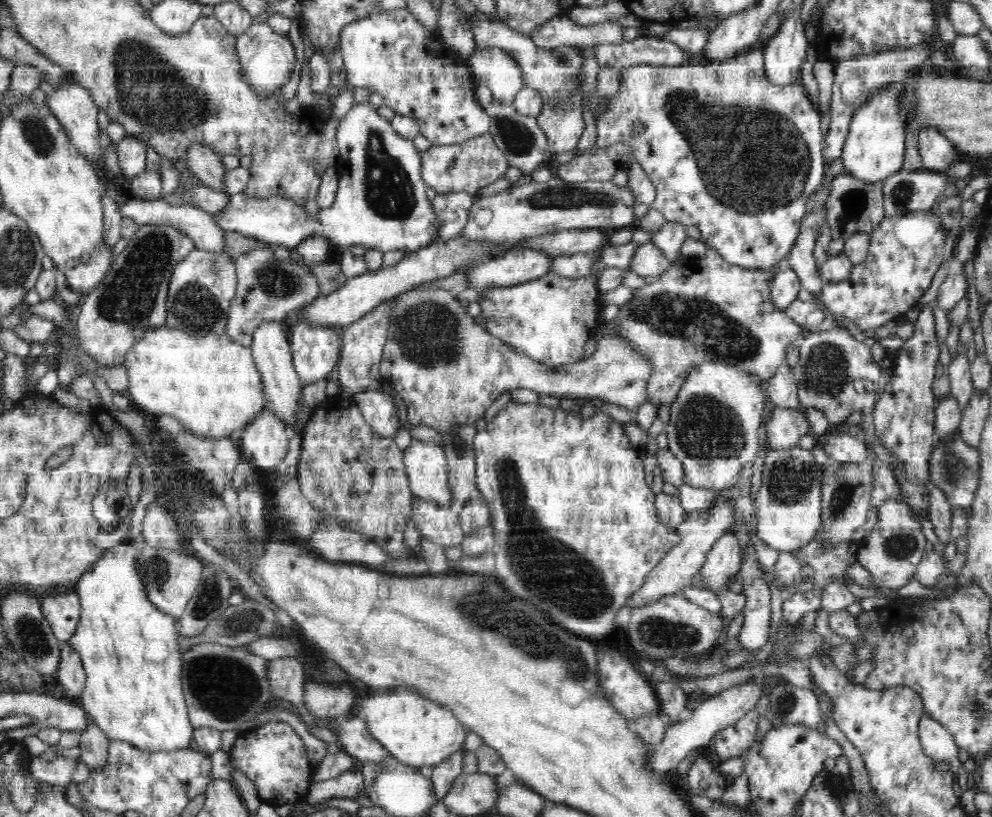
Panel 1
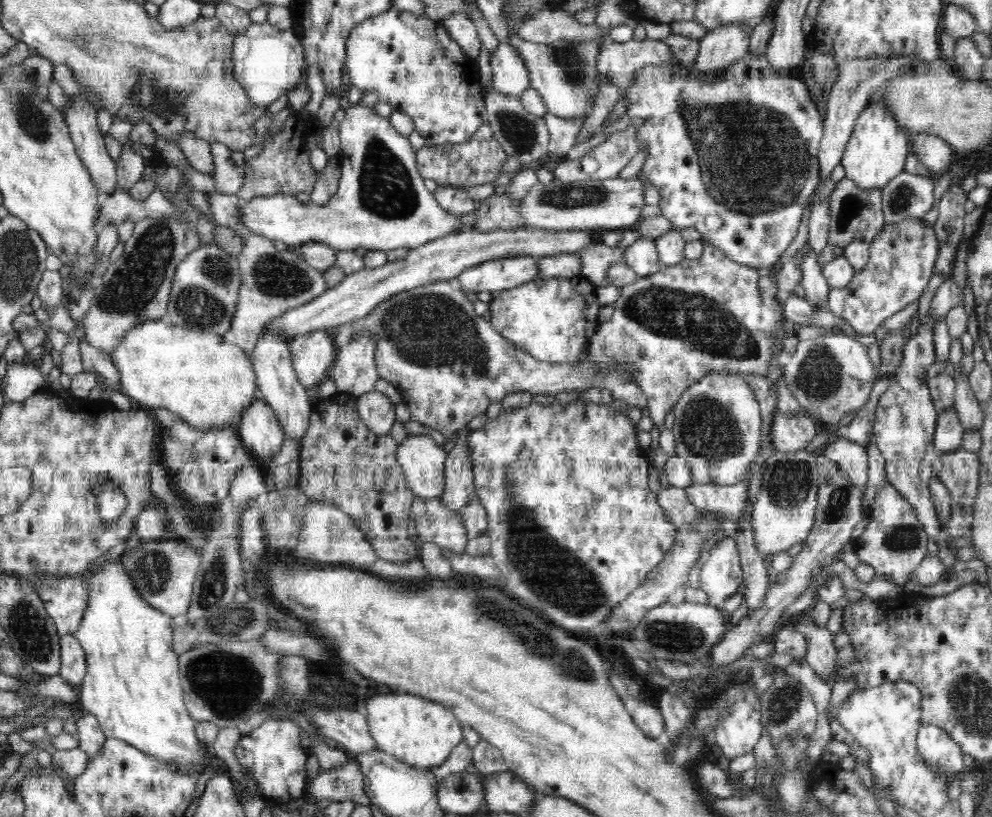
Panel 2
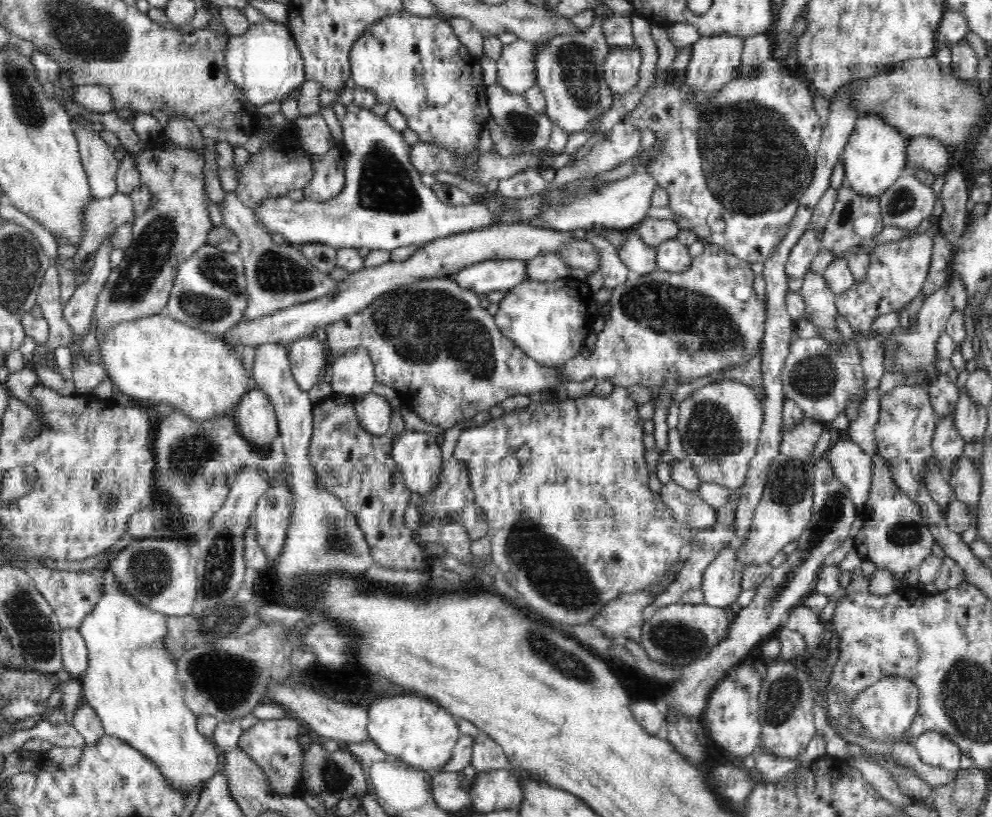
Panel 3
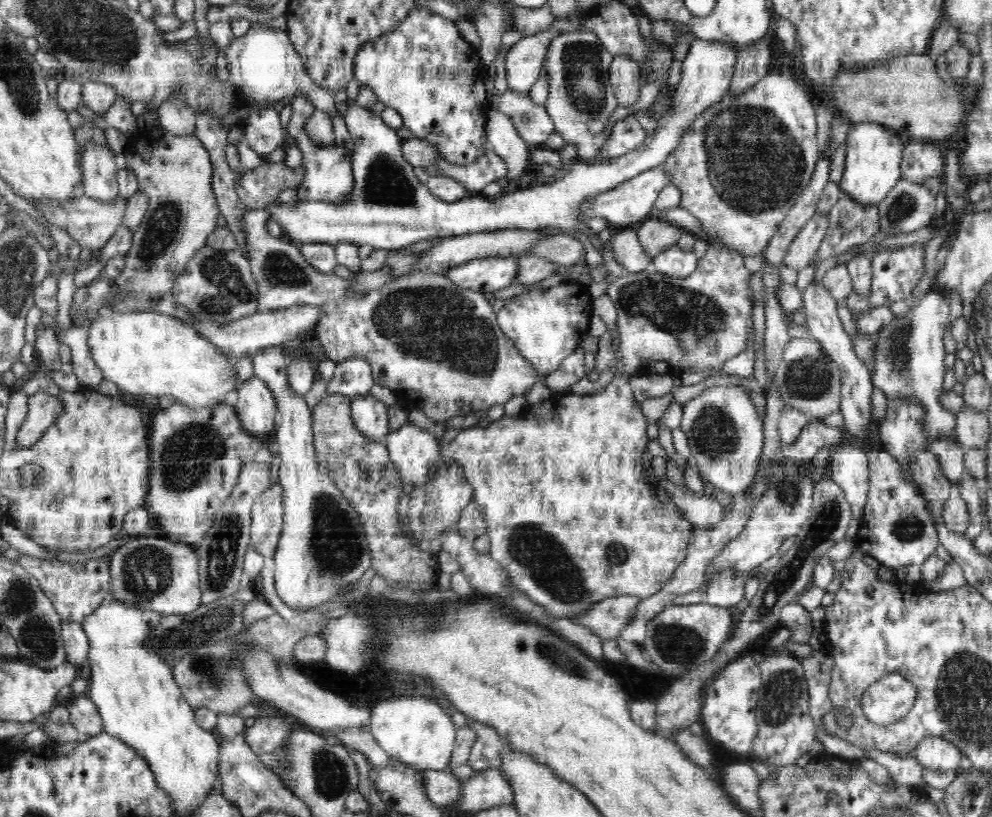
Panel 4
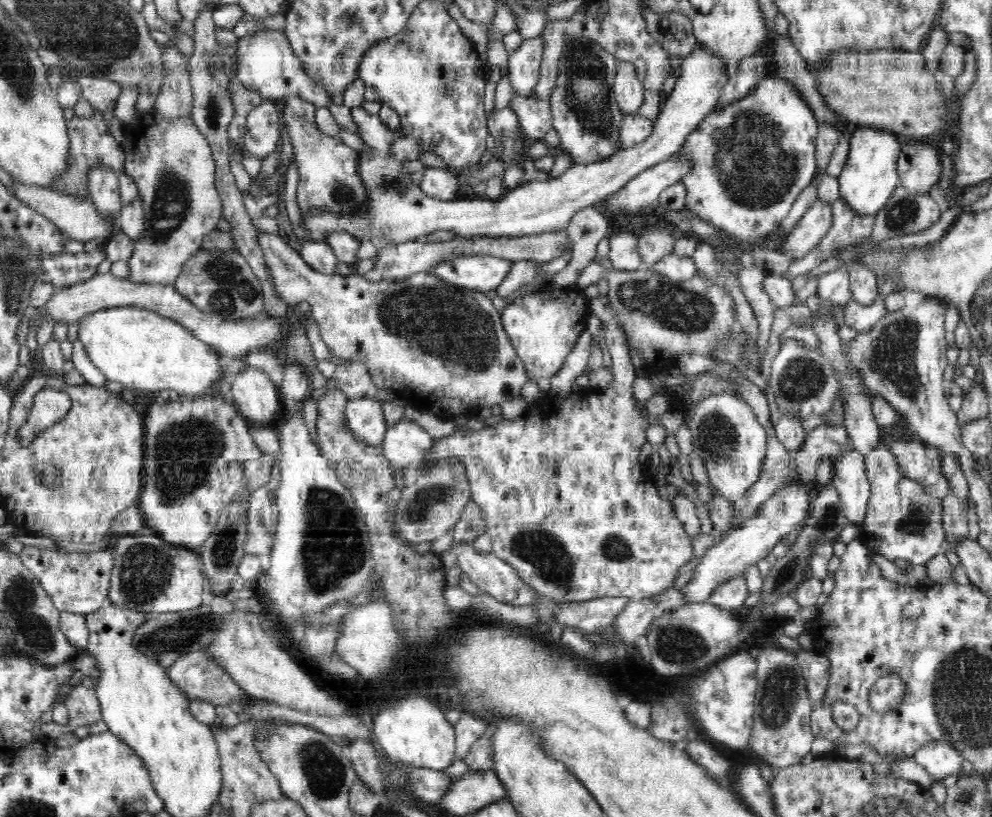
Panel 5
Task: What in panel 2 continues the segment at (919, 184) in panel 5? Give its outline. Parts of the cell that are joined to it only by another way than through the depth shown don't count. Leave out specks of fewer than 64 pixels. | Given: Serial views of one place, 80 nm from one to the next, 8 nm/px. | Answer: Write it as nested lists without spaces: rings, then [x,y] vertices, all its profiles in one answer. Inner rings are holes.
[[[918,133],[910,136],[913,148],[920,162],[927,167],[933,175],[940,175],[952,166],[953,148],[939,136]]]

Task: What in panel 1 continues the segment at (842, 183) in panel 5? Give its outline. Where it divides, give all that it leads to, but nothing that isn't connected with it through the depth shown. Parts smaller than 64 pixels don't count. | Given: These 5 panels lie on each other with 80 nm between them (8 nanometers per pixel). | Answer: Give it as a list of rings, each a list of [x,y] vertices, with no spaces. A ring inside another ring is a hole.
[[[900,85],[874,90],[866,102],[854,112],[841,156],[845,172],[867,184],[884,182],[902,169],[906,154],[906,120],[902,116]]]

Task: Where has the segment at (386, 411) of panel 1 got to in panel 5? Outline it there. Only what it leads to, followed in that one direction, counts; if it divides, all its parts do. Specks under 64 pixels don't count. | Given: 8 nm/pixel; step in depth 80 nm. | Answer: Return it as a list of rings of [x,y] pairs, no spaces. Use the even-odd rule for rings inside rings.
[[[372,396],[349,399],[344,413],[346,425],[350,428],[350,433],[358,437],[358,441],[371,447],[382,444],[388,424],[382,412],[381,401]]]

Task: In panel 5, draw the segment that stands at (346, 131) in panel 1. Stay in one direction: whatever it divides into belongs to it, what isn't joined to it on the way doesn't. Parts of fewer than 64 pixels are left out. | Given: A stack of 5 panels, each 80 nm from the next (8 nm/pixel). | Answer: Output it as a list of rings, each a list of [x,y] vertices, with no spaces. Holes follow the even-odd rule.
[[[694,48],[692,54],[688,54],[682,60],[682,71],[676,82],[676,86],[672,93],[664,99],[660,115],[654,123],[654,130],[648,135],[644,142],[639,142],[626,150],[619,150],[615,152],[608,159],[601,160],[600,162],[590,163],[587,165],[573,163],[571,167],[562,174],[559,178],[548,179],[546,181],[532,181],[527,184],[521,184],[514,191],[509,192],[504,198],[497,201],[491,201],[486,197],[472,197],[464,198],[459,197],[452,201],[442,201],[425,194],[412,182],[412,173],[404,172],[402,161],[396,159],[392,155],[392,144],[394,144],[394,130],[388,129],[388,126],[383,125],[378,115],[372,115],[363,110],[361,106],[352,108],[352,119],[354,125],[358,129],[358,136],[364,140],[366,150],[360,152],[359,158],[359,172],[362,174],[362,185],[366,189],[366,197],[368,200],[365,202],[365,211],[358,211],[357,213],[348,213],[340,215],[332,213],[328,209],[322,207],[310,208],[307,215],[302,215],[302,224],[308,231],[308,241],[324,240],[334,234],[334,232],[347,232],[350,236],[360,240],[372,240],[379,246],[386,244],[402,244],[408,240],[416,240],[418,236],[432,234],[442,230],[454,231],[457,236],[472,236],[472,235],[488,235],[488,236],[521,236],[521,235],[535,235],[549,232],[564,231],[568,226],[572,216],[588,206],[598,206],[606,197],[614,195],[620,188],[624,186],[637,176],[643,170],[658,164],[664,160],[668,160],[670,156],[679,152],[684,144],[688,135],[692,133],[696,126],[706,118],[706,115],[712,111],[719,104],[722,90],[726,87],[729,80],[727,75],[727,68],[723,61],[703,48]]]

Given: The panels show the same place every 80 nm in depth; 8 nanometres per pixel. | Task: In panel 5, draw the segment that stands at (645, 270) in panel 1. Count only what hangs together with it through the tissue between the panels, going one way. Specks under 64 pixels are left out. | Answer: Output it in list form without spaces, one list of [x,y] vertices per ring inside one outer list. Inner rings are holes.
[[[623,230],[609,238],[609,258],[614,269],[628,271],[643,268],[636,233]]]

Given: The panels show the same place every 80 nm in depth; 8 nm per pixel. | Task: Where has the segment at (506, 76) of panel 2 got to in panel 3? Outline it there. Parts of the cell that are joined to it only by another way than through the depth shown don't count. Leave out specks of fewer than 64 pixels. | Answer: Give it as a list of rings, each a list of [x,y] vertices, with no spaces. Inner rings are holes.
[[[519,39],[503,45],[502,54],[496,60],[498,83],[502,89],[523,94],[535,86],[536,52],[542,44]]]

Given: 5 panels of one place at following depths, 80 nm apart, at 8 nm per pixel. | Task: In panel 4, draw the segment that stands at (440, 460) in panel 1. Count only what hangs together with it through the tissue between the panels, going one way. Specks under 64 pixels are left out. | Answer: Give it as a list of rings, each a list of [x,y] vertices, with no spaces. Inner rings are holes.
[[[406,422],[398,430],[389,431],[384,442],[404,482],[423,488],[432,479],[441,460],[441,445],[426,429]]]

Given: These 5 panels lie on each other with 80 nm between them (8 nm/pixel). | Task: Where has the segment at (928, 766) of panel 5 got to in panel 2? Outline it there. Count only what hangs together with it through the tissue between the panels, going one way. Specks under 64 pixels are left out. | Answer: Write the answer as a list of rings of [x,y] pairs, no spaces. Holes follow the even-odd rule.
[[[927,724],[919,727],[916,748],[924,761],[942,772],[955,776],[967,771],[962,761],[960,745],[938,725]]]

